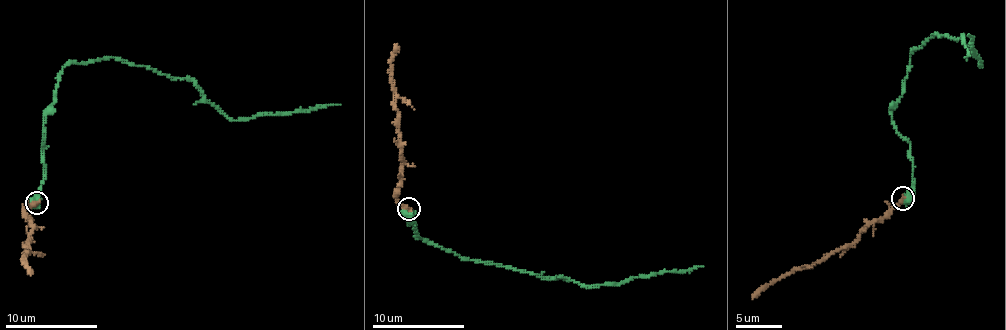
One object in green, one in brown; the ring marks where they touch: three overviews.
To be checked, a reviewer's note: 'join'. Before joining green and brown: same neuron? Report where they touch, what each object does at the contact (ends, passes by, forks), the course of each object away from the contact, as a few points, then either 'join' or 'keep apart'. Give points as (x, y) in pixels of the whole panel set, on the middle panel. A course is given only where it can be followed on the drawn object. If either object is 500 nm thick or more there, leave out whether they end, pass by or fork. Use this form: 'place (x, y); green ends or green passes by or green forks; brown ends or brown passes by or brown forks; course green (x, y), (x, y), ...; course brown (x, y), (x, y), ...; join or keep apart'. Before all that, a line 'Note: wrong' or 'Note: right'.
Note: wrong
place (408, 209); course green (409, 211), (410, 225), (406, 214), (415, 234), (428, 244), (586, 286), (703, 266); course brown (409, 208), (396, 197), (404, 158), (400, 152), (400, 117), (392, 83), (391, 63), (397, 44); keep apart

